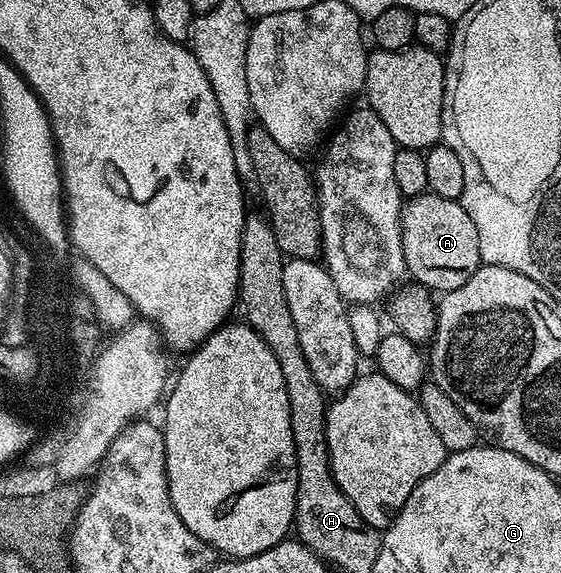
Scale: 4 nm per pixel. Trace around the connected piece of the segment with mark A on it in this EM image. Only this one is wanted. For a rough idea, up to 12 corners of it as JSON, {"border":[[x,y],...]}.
{"border":[[406,199],[406,273],[434,294],[482,265],[460,200]]}

